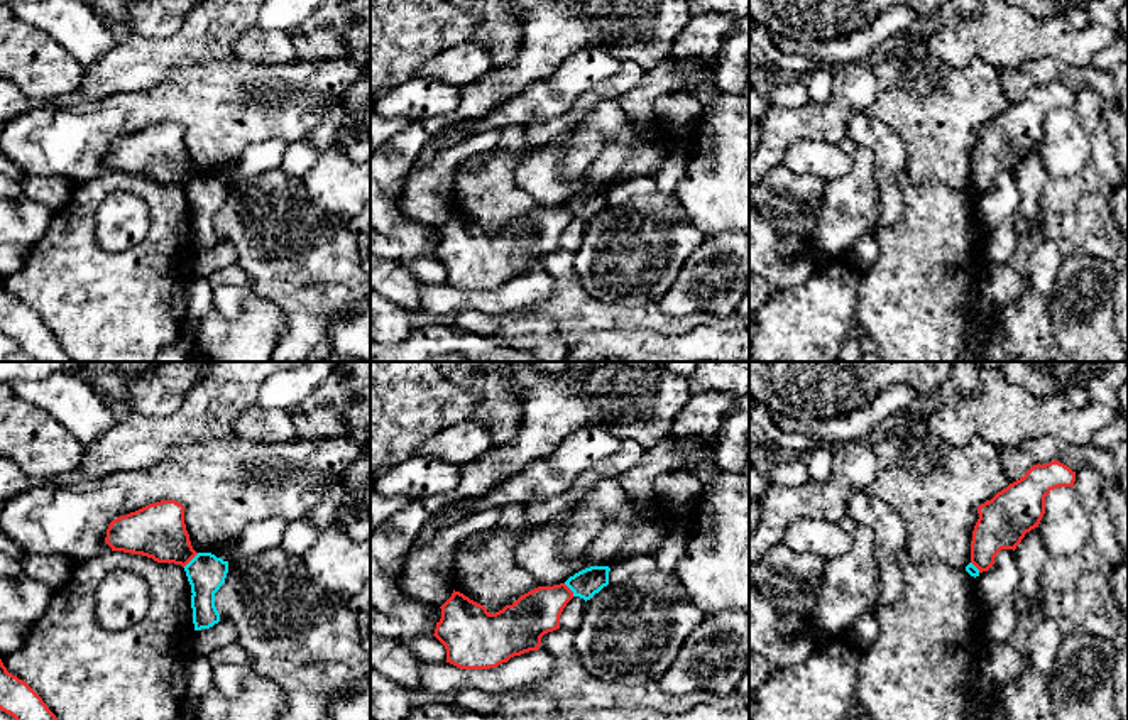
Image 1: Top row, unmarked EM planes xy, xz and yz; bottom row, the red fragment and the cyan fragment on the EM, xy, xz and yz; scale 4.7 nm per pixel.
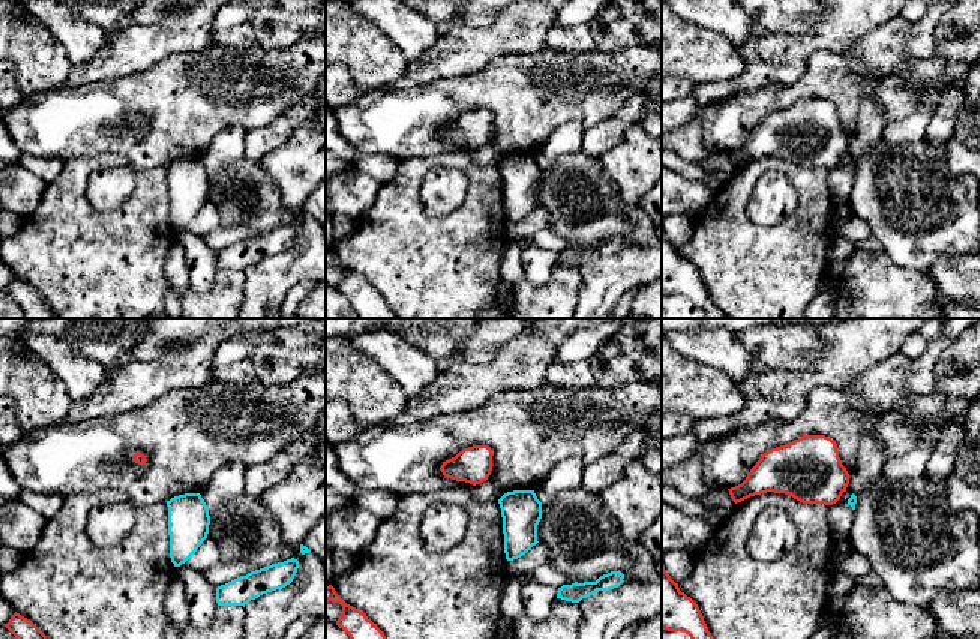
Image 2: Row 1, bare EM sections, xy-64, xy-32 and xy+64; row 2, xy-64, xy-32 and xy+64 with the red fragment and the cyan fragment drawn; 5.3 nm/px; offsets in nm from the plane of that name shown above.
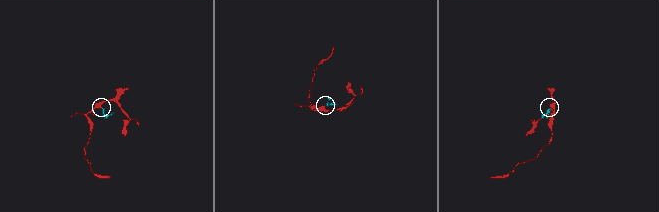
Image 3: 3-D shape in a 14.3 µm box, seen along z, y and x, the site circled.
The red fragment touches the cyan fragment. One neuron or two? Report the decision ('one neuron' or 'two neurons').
two neurons

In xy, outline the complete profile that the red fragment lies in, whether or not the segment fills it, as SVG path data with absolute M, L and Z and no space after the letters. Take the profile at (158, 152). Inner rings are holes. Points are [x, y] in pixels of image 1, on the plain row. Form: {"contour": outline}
{"contour": "M176 122L149 125L113 140L105 164L112 172L142 176L183 189L198 176L186 152L184 127Z"}

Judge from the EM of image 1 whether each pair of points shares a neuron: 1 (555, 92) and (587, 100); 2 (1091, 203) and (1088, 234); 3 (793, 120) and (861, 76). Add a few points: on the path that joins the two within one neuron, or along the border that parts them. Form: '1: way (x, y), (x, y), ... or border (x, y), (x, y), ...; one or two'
1: border (613, 75), (585, 92), (569, 109), (547, 120); two
2: way (1091, 210), (1091, 227); one
3: way (810, 120), (821, 120), (848, 93); one

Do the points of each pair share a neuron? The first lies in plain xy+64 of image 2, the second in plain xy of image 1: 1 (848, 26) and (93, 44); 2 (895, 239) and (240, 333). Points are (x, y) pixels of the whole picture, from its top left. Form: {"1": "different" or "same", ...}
{"1": "different", "2": "different"}

